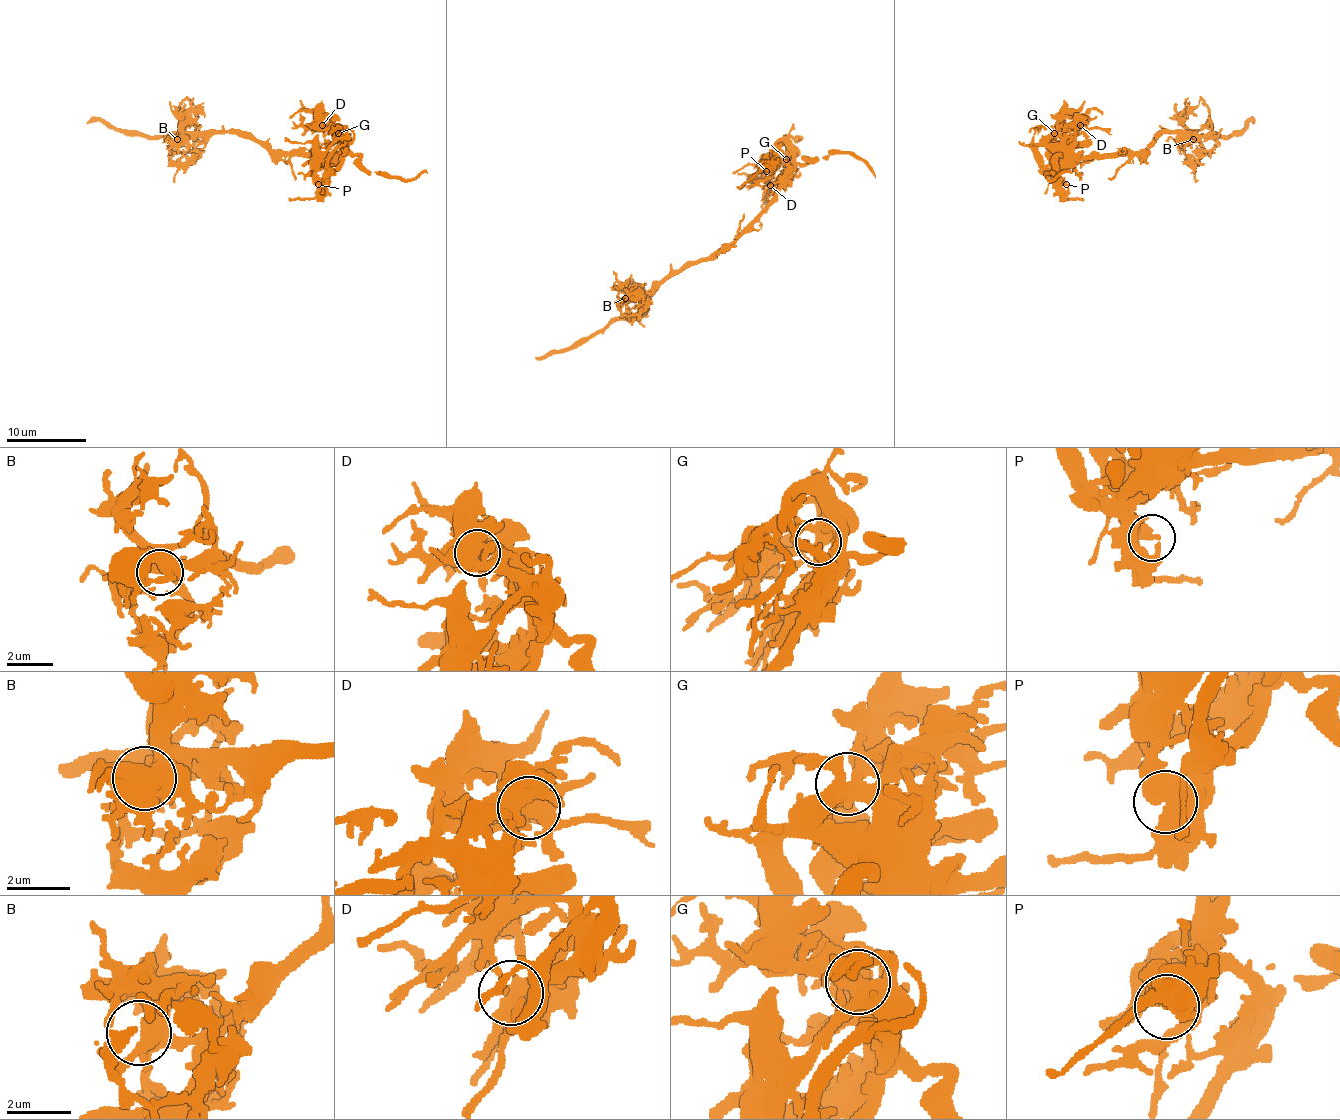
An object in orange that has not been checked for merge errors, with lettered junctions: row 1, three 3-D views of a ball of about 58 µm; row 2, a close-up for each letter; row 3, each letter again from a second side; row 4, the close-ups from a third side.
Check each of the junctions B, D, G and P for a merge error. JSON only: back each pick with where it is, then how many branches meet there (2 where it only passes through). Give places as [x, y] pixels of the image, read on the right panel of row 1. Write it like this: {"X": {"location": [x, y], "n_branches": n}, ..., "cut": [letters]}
{"cut": []}

